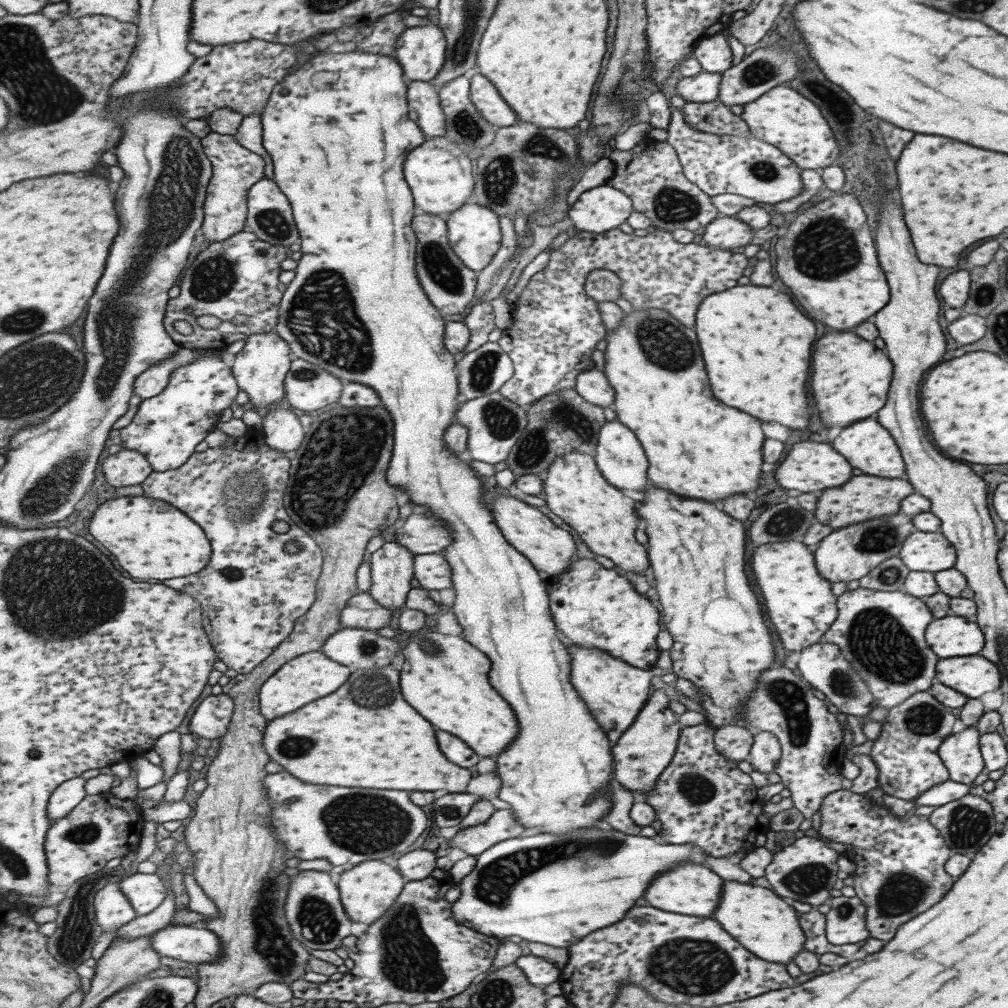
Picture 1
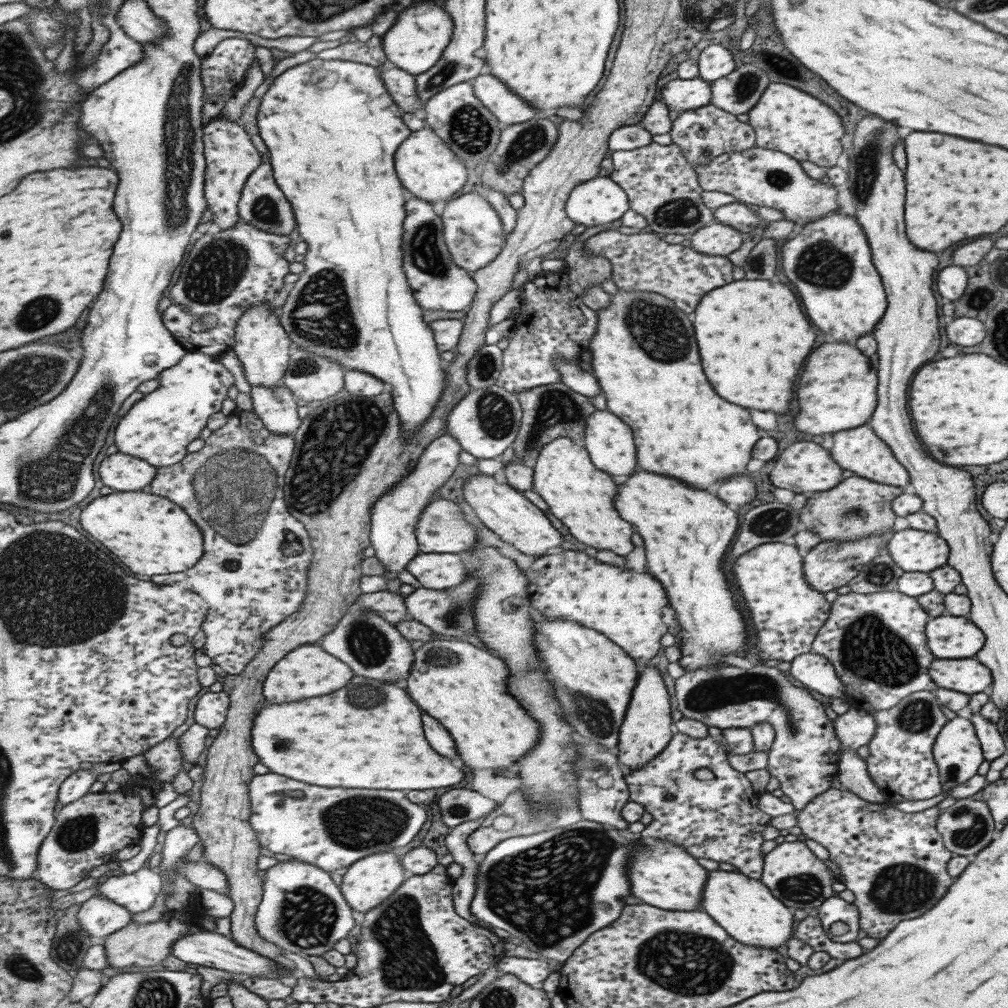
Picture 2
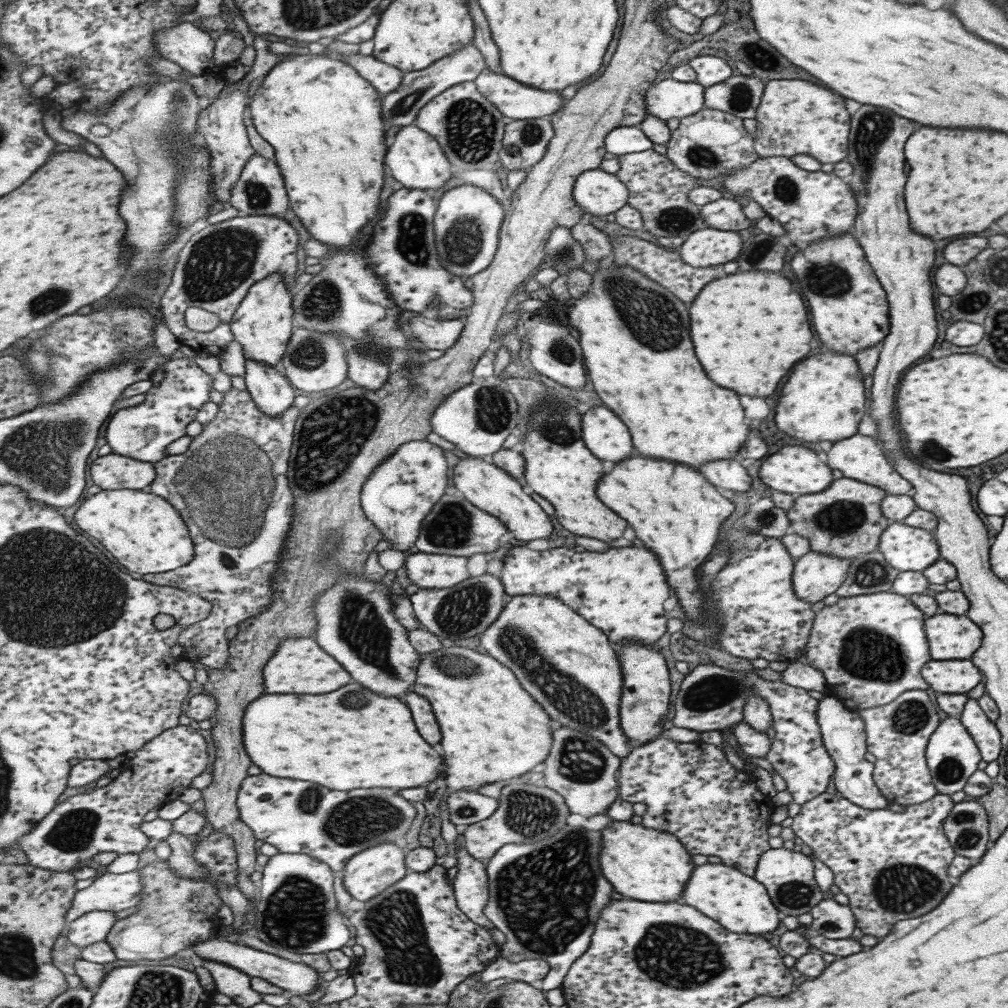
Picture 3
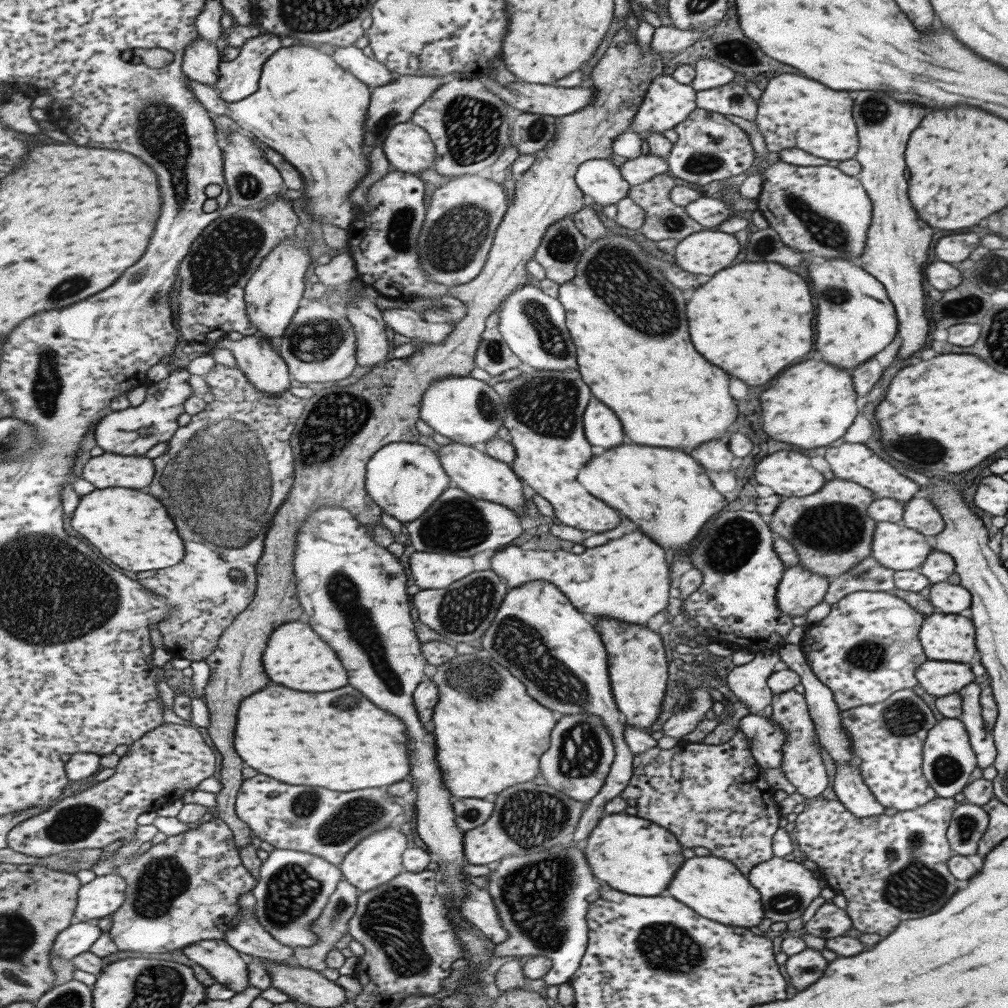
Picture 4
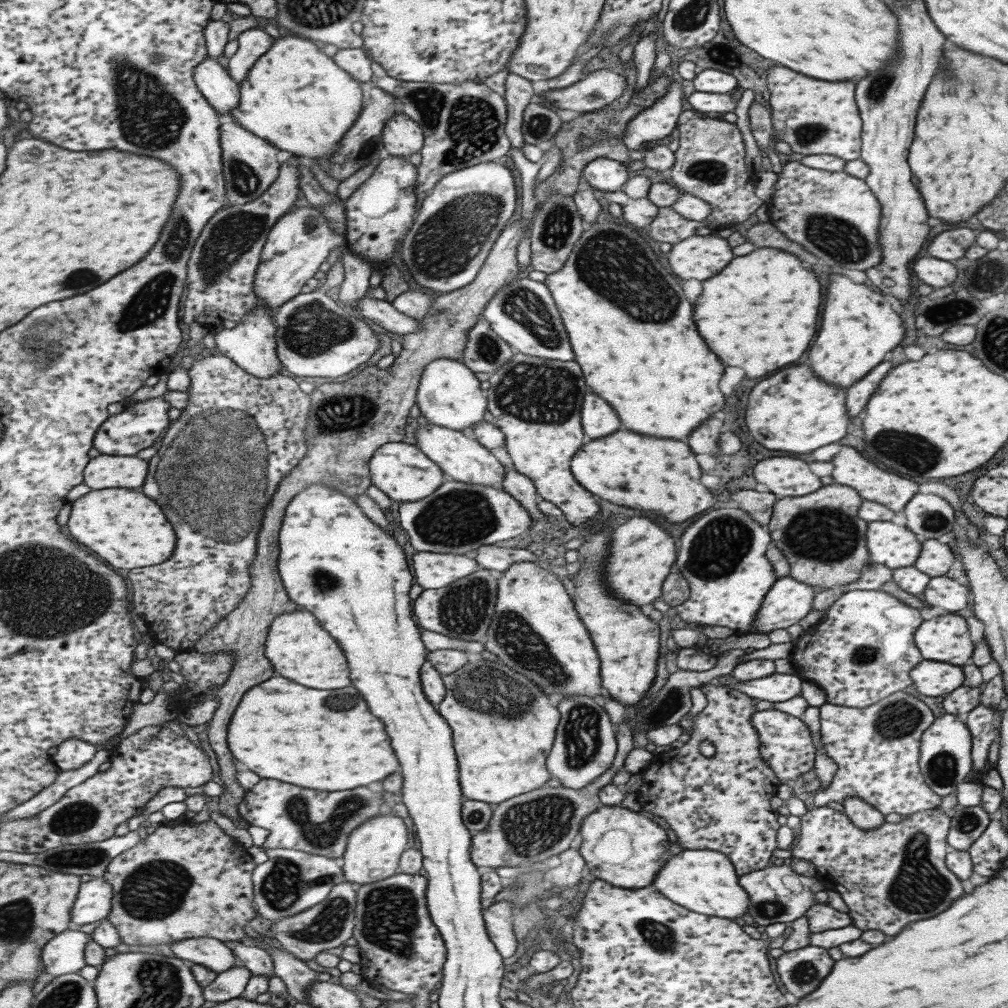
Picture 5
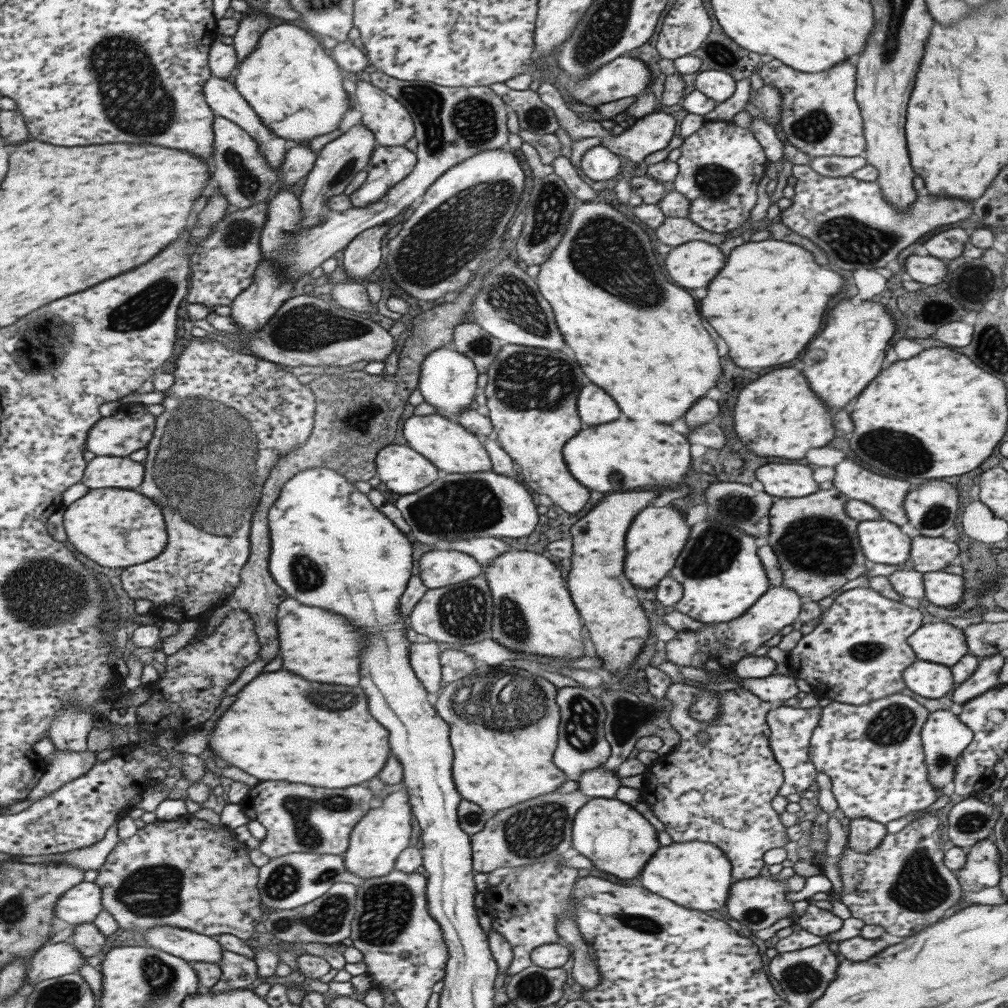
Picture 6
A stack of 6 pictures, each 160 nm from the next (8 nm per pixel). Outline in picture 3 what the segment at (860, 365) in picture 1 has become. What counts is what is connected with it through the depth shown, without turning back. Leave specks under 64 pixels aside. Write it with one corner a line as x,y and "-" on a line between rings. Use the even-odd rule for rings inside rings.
823,352
823,354
815,354
811,358
801,360
787,376
787,382
781,386
781,400
777,398
777,404
773,408
775,426
787,436
793,436
803,442
827,440
833,443
853,436
857,433
857,425
863,418
863,406
865,406
862,378
854,356

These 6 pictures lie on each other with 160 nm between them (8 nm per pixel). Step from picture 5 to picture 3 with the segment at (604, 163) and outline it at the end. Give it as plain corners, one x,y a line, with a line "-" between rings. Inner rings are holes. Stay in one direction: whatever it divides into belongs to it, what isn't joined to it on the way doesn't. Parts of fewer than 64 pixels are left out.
599,167
580,174
574,197
583,212
595,216
614,214
628,202
624,183

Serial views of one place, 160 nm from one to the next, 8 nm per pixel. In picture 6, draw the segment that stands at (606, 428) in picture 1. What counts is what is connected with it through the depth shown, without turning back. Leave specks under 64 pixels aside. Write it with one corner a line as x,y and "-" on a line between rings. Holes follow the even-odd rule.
587,384
581,389
578,410
585,426
605,424
620,416
617,403
595,384

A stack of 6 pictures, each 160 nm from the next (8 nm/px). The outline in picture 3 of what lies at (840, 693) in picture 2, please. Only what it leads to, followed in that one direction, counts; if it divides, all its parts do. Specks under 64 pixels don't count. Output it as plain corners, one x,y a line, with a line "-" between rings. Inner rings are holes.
802,659
789,662
780,674
780,681
789,686
821,694
830,692
821,672
806,664

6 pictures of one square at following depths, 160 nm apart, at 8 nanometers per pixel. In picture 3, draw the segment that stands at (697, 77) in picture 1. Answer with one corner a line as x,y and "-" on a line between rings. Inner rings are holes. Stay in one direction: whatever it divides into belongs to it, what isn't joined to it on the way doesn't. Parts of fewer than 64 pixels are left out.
661,80
647,90
644,98
647,114
663,121
691,116
704,108
703,89
696,81

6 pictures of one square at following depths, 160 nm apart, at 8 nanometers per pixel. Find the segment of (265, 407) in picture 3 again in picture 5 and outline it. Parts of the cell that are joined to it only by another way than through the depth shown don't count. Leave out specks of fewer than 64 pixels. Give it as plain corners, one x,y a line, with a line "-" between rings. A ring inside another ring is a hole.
259,303
231,329
221,328
217,330
214,343
218,353
232,358
239,366
242,366
249,374
257,375
259,378
269,378
276,375
283,364
277,355
277,326
273,315
274,312
265,304

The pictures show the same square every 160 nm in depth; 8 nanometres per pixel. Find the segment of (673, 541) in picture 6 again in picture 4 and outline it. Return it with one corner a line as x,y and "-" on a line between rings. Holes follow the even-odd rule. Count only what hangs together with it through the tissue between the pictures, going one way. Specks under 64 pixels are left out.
633,530
623,534
621,538
608,540
605,544
586,549
580,554
573,554
562,549
523,550
516,545
510,545
495,553
492,558
492,569
507,579
510,588
517,588
526,582
548,580
555,583
570,598
570,601
582,612
594,617
609,617
636,625
645,625
647,620
667,606
667,590
669,580
667,572
670,568
665,562
665,552
661,546
651,542
643,532

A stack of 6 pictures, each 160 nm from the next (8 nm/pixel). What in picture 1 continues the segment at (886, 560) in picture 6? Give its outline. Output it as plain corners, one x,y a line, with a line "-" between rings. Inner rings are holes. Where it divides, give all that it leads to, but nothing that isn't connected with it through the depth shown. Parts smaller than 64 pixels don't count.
940,531
909,533
897,555
907,570
927,573
951,568
956,557
953,546

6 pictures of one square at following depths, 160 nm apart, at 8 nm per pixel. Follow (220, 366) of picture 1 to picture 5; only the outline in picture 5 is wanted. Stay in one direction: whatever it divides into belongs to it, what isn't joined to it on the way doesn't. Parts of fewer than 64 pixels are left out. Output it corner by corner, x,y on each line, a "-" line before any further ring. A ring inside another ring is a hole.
164,395
131,402
121,414
111,415
97,431
94,446
101,454
135,456
141,450
162,442
171,424
169,408
173,407
165,400

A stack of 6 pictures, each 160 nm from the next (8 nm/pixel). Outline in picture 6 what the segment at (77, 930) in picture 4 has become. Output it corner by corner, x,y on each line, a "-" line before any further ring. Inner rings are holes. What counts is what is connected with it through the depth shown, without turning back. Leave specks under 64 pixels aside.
71,941
49,943
31,956
27,982
38,985
51,978
80,973
85,959

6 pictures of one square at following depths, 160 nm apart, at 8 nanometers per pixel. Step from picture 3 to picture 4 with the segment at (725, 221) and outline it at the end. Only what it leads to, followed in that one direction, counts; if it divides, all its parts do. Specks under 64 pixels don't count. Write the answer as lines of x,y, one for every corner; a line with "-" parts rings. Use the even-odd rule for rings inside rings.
704,194
693,202
689,202
685,208
687,215
703,229
714,230
715,226
719,226
721,222
733,216
727,203
721,199
705,197

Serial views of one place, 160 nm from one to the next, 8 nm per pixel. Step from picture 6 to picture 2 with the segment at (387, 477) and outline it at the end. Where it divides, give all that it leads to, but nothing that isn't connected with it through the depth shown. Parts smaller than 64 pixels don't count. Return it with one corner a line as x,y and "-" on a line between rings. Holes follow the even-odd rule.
445,434
431,442
423,451
414,469
393,490
385,493
372,506
372,546
376,558
383,563
387,572
383,577
397,579
401,570
407,570
409,562
420,553
420,542
416,528
420,517
431,504
435,494
453,476
459,466
461,443
450,434

